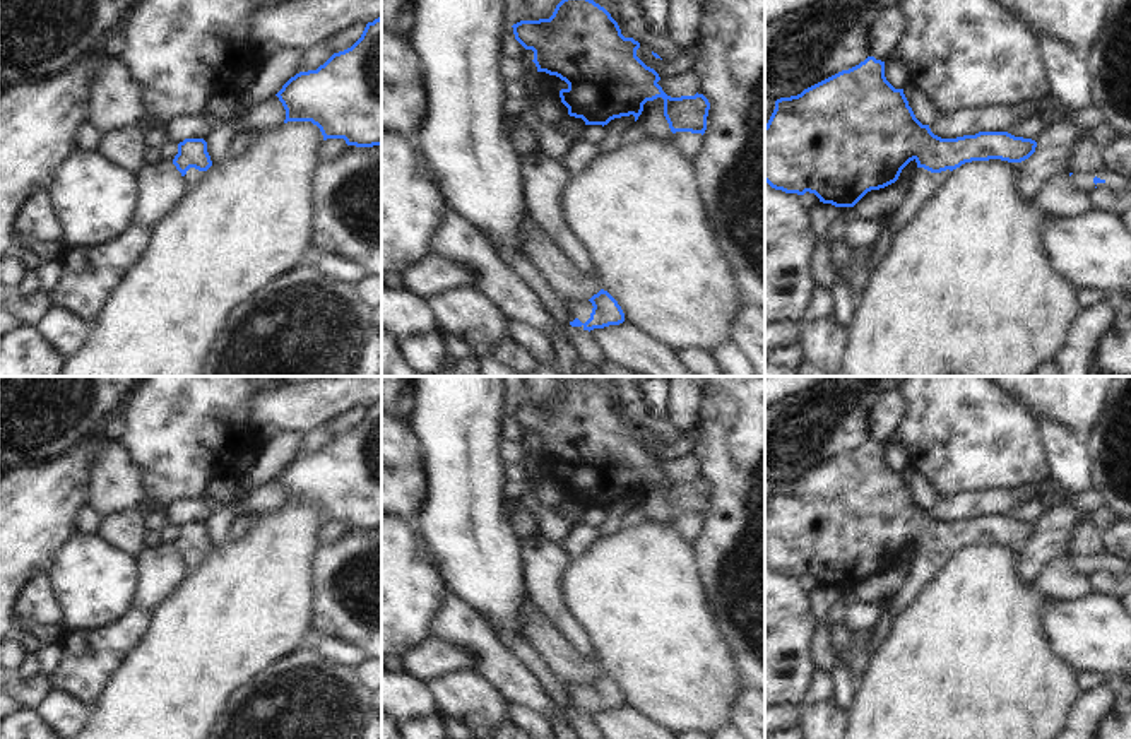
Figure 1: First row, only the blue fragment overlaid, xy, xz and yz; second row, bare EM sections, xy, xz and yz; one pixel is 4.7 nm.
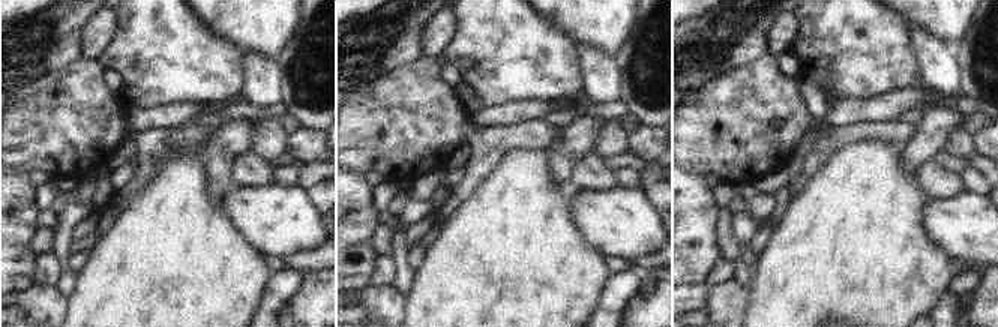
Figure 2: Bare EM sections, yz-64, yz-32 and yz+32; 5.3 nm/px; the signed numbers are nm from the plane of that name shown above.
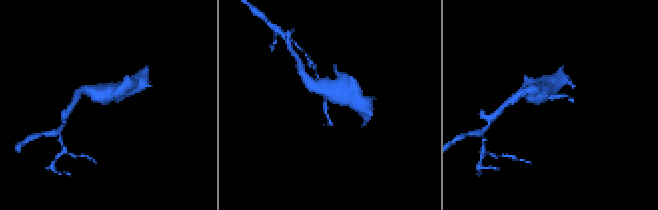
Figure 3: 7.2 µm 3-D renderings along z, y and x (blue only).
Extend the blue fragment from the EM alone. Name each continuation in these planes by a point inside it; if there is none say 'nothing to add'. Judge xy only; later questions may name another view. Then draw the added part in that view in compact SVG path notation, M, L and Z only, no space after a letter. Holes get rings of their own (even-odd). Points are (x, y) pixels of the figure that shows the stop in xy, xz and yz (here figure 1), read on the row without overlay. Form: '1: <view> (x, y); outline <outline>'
1: xy (192, 560); outline M190 551L190 553L187 554L187 558L183 559L183 566L185 566L185 570L188 571L188 570L198 566L202 561L204 561L204 554L198 554L198 553L195 553L195 551Z

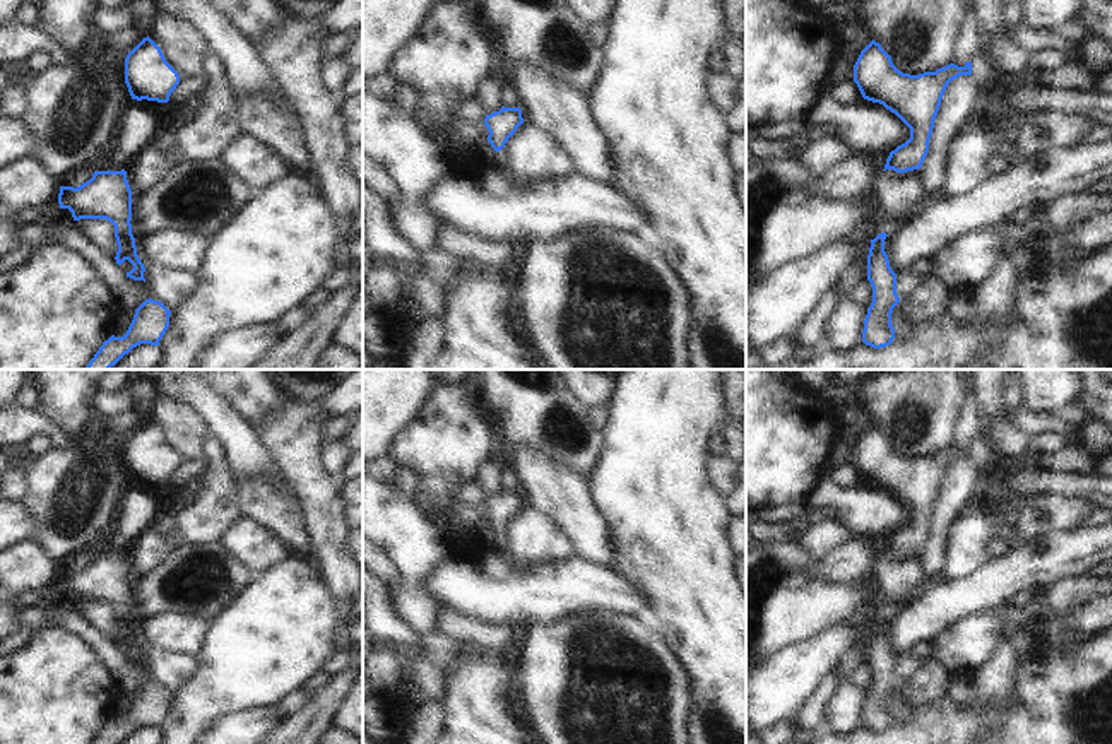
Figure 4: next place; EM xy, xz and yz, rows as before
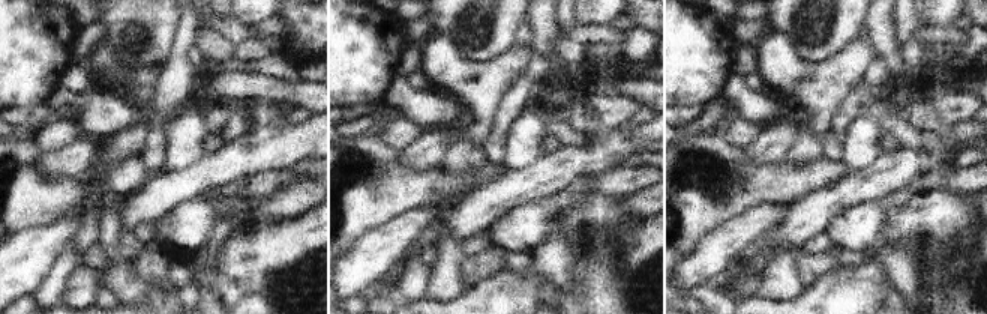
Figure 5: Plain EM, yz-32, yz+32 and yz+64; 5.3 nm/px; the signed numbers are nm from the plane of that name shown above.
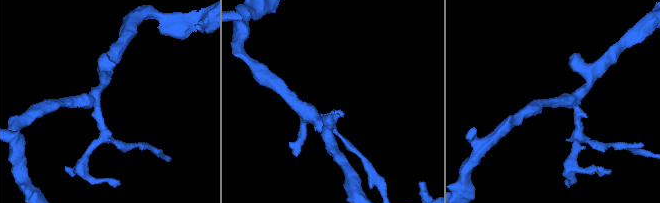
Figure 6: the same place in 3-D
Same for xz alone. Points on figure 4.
nothing to add

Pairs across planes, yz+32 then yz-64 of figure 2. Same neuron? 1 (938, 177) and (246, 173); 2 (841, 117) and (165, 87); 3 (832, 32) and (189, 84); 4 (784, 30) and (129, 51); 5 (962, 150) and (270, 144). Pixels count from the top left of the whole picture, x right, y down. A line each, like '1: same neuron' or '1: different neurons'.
1: same neuron
2: different neurons
3: same neuron
4: different neurons
5: same neuron

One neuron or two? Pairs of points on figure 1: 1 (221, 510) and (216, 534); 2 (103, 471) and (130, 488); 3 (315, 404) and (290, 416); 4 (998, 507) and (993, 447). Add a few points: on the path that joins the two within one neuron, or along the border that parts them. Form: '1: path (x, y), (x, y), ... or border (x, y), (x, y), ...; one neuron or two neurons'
1: path (221, 515), (218, 529); one neuron
2: path (110, 478), (124, 488); one neuron
3: path (308, 404), (296, 409); one neuron
4: border (1036, 481), (1010, 490), (962, 491), (957, 495); two neurons

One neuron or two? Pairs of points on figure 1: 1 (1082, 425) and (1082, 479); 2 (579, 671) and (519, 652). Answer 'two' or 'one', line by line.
1: two
2: two

